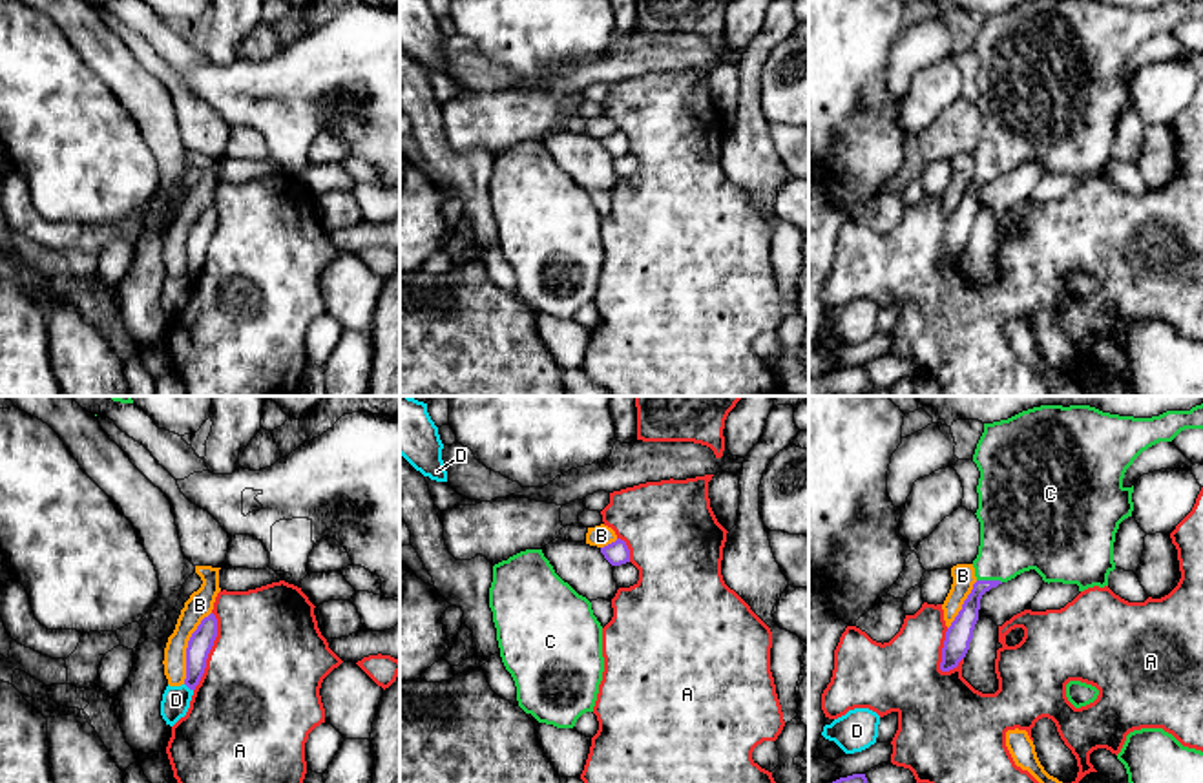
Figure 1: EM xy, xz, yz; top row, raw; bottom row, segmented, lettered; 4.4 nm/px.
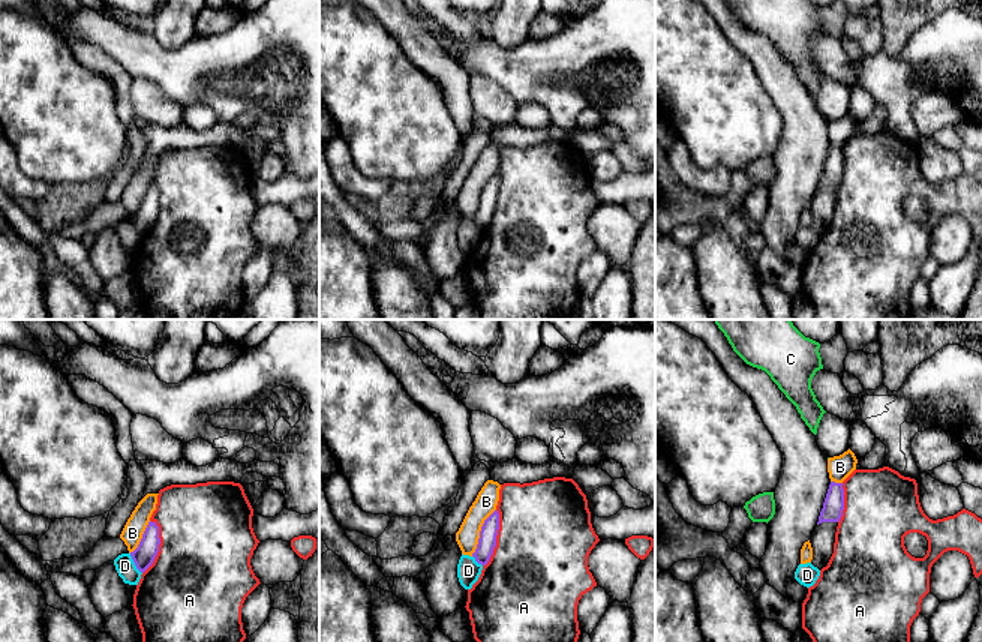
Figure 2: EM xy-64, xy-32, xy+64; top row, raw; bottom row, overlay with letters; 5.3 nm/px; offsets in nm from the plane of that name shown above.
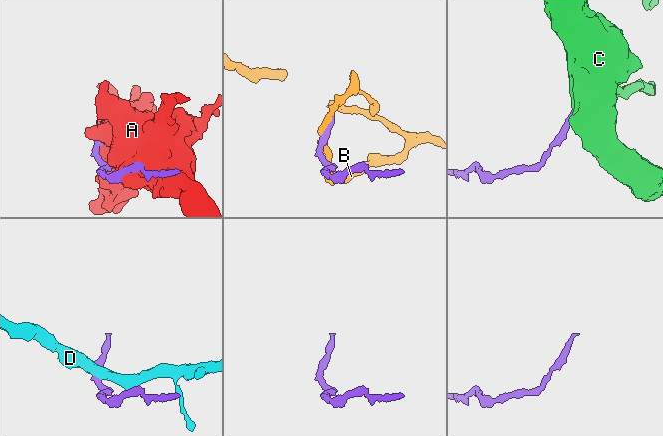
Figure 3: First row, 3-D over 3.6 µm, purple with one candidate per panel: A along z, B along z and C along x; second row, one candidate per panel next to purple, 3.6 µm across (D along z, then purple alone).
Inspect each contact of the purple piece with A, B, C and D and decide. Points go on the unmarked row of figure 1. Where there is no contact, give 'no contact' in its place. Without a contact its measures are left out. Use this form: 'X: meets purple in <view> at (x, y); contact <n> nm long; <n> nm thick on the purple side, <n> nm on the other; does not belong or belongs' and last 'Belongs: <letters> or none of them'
A: meets purple in xy at (209, 243); contact 360 nm long; 110 nm thick on the purple side, 500 nm on the other; does not belong
B: meets purple in xy at (187, 240); contact 340 nm long; 110 nm thick on the purple side, 120 nm on the other; does not belong
C: meets purple in yz at (990, 172); contact 110 nm long; 100 nm thick on the purple side, 340 nm on the other; belongs
D: meets purple in xy at (188, 278); contact 50 nm long; 110 nm thick on the purple side, 130 nm on the other; does not belong
Belongs: C

